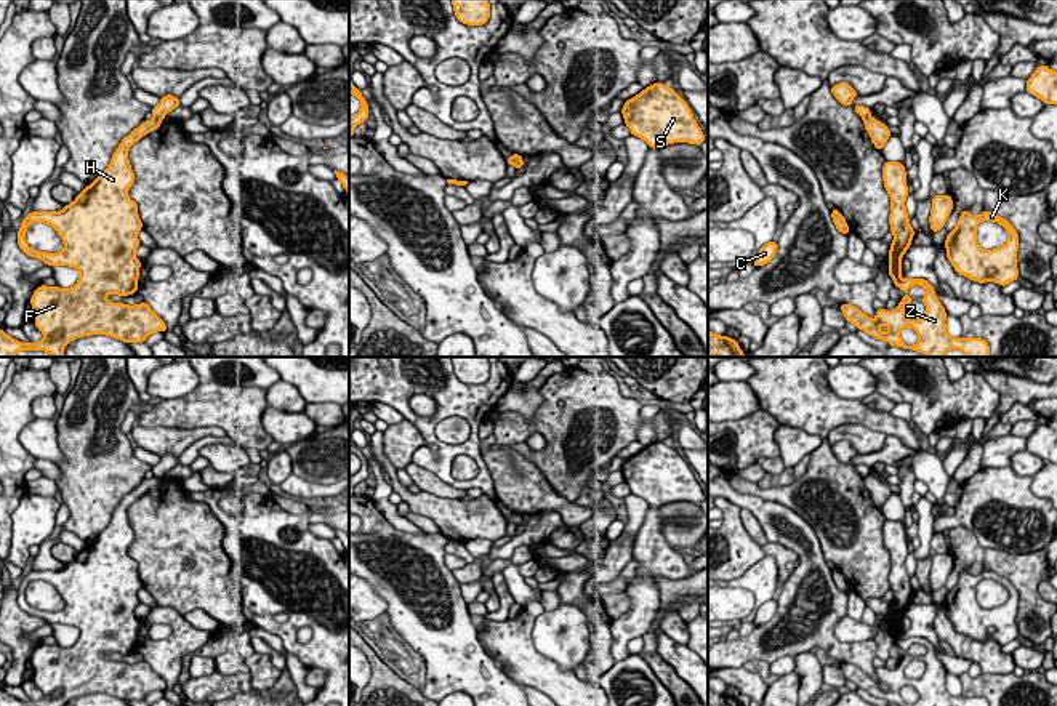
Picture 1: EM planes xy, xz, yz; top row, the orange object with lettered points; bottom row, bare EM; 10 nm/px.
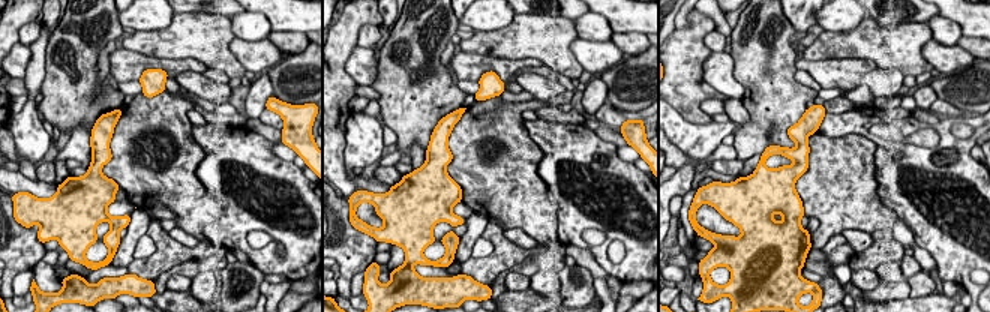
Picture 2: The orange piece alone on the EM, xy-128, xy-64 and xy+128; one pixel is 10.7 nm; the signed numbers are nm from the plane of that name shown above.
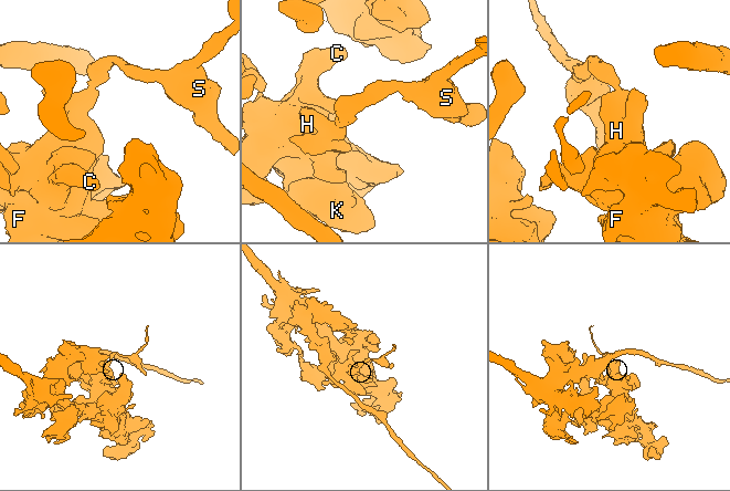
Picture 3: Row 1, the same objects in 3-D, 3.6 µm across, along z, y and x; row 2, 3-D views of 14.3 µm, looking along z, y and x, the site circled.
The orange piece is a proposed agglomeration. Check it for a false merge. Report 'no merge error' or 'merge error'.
merge error

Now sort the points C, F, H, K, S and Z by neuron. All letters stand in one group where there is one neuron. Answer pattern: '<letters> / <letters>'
C F H K Z / S

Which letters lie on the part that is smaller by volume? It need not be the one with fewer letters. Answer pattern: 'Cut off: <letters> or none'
Cut off: S

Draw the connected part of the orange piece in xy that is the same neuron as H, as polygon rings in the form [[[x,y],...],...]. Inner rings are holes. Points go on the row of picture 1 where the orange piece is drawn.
[[[163,118],[144,120],[128,136],[122,139],[109,166],[96,176],[94,183],[78,192],[77,199],[66,205],[61,211],[30,211],[21,223],[18,231],[18,245],[30,258],[42,259],[48,266],[70,266],[78,271],[78,282],[67,290],[40,285],[32,298],[32,322],[43,333],[38,343],[19,343],[0,330],[0,357],[14,357],[19,351],[46,351],[53,357],[64,357],[64,347],[77,338],[91,335],[107,335],[123,343],[144,343],[151,333],[167,331],[167,323],[141,303],[128,306],[123,303],[111,303],[106,295],[128,296],[136,293],[139,287],[141,261],[135,256],[135,250],[141,245],[138,232],[143,223],[138,216],[138,205],[128,197],[128,189],[135,184],[135,173],[130,166],[128,149],[143,136],[157,130]],[[32,223],[50,224],[66,248],[59,253],[46,253],[34,250],[26,242],[26,231]]]

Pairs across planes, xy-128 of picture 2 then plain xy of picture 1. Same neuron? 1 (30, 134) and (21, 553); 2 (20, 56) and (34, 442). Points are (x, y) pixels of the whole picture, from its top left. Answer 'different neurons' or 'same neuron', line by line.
1: same neuron
2: same neuron

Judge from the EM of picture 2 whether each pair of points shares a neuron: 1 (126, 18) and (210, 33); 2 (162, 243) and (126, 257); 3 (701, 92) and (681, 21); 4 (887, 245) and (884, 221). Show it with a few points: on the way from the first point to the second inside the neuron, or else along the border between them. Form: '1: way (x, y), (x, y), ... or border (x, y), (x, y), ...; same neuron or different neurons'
1: border (174, 15), (165, 29); different neurons
2: border (135, 258), (126, 266); different neurons
3: border (687, 15), (689, 23), (675, 29); different neurons
4: border (890, 227), (876, 230), (872, 234); different neurons

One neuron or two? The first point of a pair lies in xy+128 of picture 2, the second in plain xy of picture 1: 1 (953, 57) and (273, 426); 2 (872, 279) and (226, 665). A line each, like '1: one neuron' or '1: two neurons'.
1: one neuron
2: two neurons

